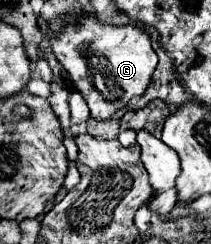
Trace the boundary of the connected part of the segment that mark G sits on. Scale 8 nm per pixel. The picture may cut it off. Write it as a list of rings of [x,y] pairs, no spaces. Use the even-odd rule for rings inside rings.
[[[85,19],[79,27],[69,25],[61,37],[45,39],[41,49],[45,47],[49,47],[67,69],[75,89],[85,97],[95,119],[111,119],[117,109],[123,109],[129,103],[131,97],[143,95],[157,65],[157,55],[145,31],[133,25],[101,25],[97,19]]]

